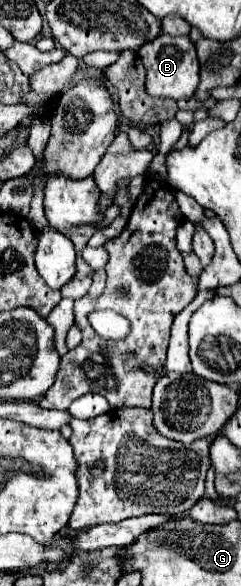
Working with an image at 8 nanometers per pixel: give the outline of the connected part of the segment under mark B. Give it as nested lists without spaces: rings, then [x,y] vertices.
[[[158,35],[158,39],[144,43],[138,49],[138,55],[146,67],[146,93],[150,97],[170,97],[178,101],[194,95],[198,87],[198,59],[196,49],[188,37]]]

